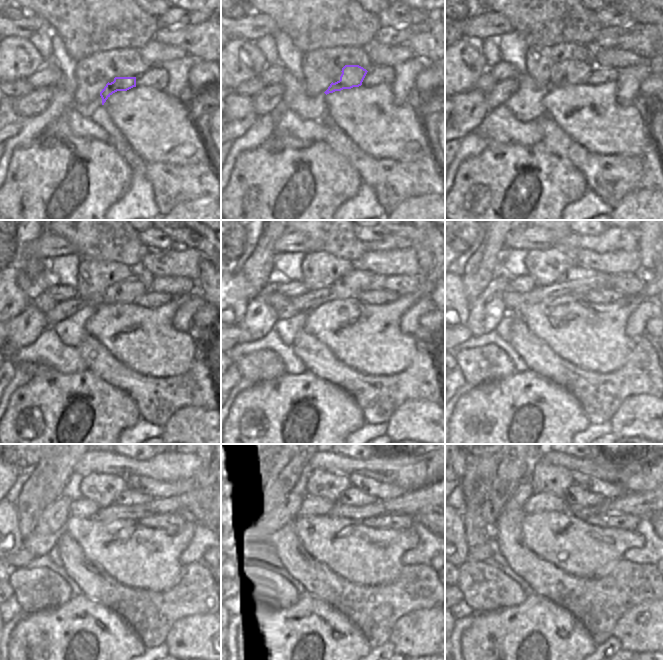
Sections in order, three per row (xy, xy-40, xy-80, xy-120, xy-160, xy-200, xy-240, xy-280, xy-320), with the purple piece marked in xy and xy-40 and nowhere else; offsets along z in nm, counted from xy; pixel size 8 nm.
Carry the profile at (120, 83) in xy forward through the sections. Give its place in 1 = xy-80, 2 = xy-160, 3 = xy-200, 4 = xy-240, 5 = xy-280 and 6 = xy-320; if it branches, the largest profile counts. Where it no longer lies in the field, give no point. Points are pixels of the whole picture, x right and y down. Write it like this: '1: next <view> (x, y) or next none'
1: next xy-80 (577, 72)
2: next xy-160 (352, 284)
3: next xy-200 (576, 273)
4: next xy-240 (128, 497)
5: next xy-280 (353, 496)
6: next xy-320 (575, 496)

